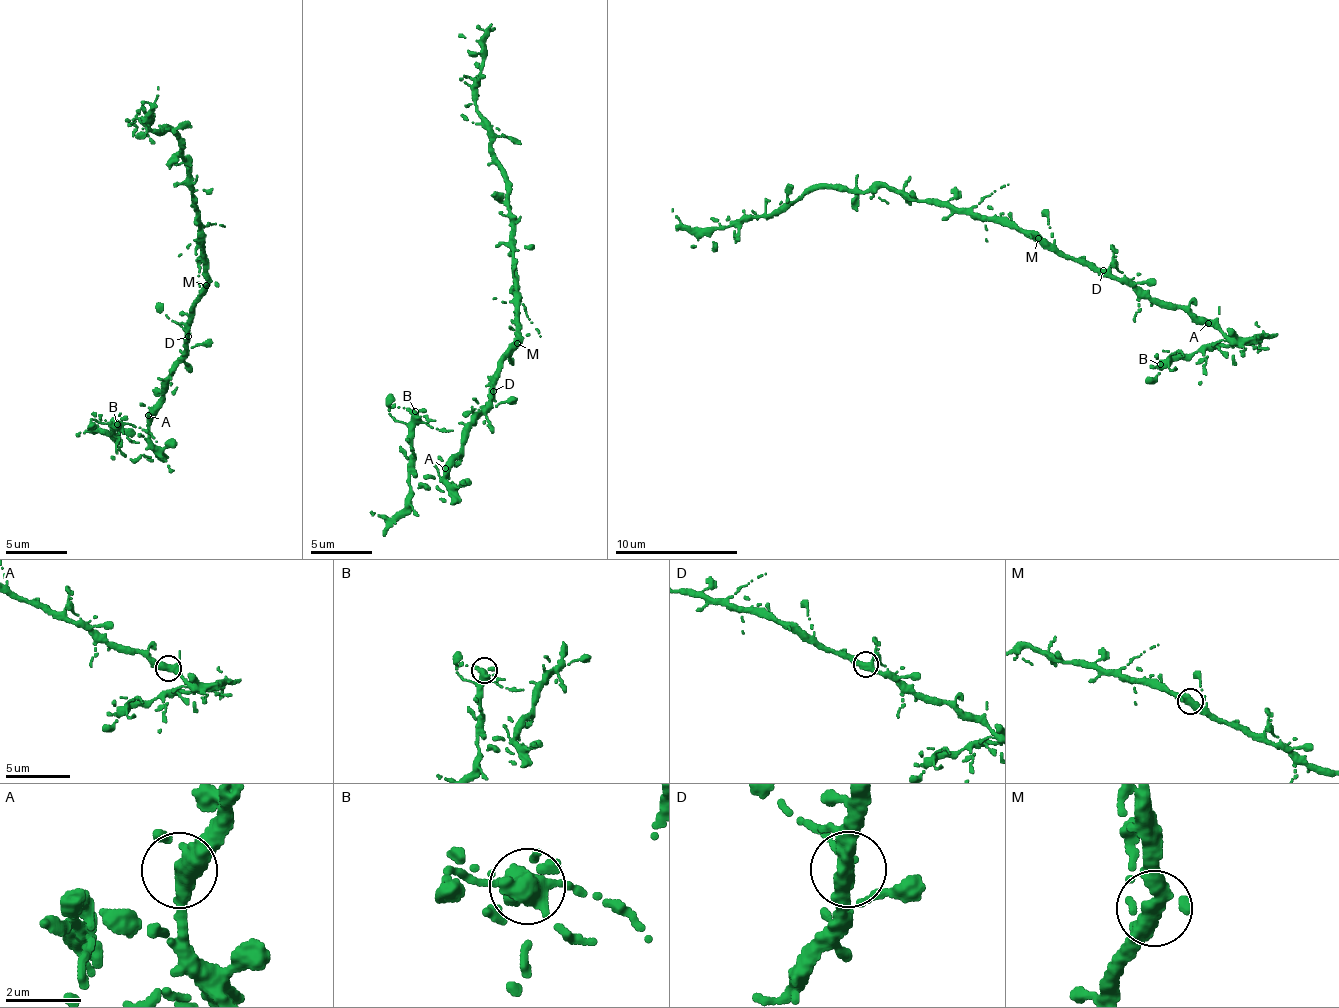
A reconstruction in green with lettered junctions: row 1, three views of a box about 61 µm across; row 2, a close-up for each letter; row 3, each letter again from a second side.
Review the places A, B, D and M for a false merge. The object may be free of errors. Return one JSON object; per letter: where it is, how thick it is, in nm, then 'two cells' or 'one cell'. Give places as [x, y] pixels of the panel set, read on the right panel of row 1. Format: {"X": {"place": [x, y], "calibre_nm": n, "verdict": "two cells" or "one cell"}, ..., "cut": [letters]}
{"A": {"place": [1208, 323], "calibre_nm": 360, "verdict": "one cell"}, "B": {"place": [1160, 364], "calibre_nm": 320, "verdict": "one cell"}, "D": {"place": [1103, 270], "calibre_nm": 360, "verdict": "one cell"}, "M": {"place": [1038, 238], "calibre_nm": 360, "verdict": "one cell"}, "cut": []}

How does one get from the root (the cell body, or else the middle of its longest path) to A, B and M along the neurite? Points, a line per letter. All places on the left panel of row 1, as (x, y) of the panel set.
A: (204, 272), (203, 287), (189, 312), (188, 339), (183, 356), (159, 404), (148, 415)
B: (204, 272), (189, 312), (183, 356), (146, 437), (121, 428), (115, 432), (115, 418), (117, 424)
M: (204, 272), (205, 284)

